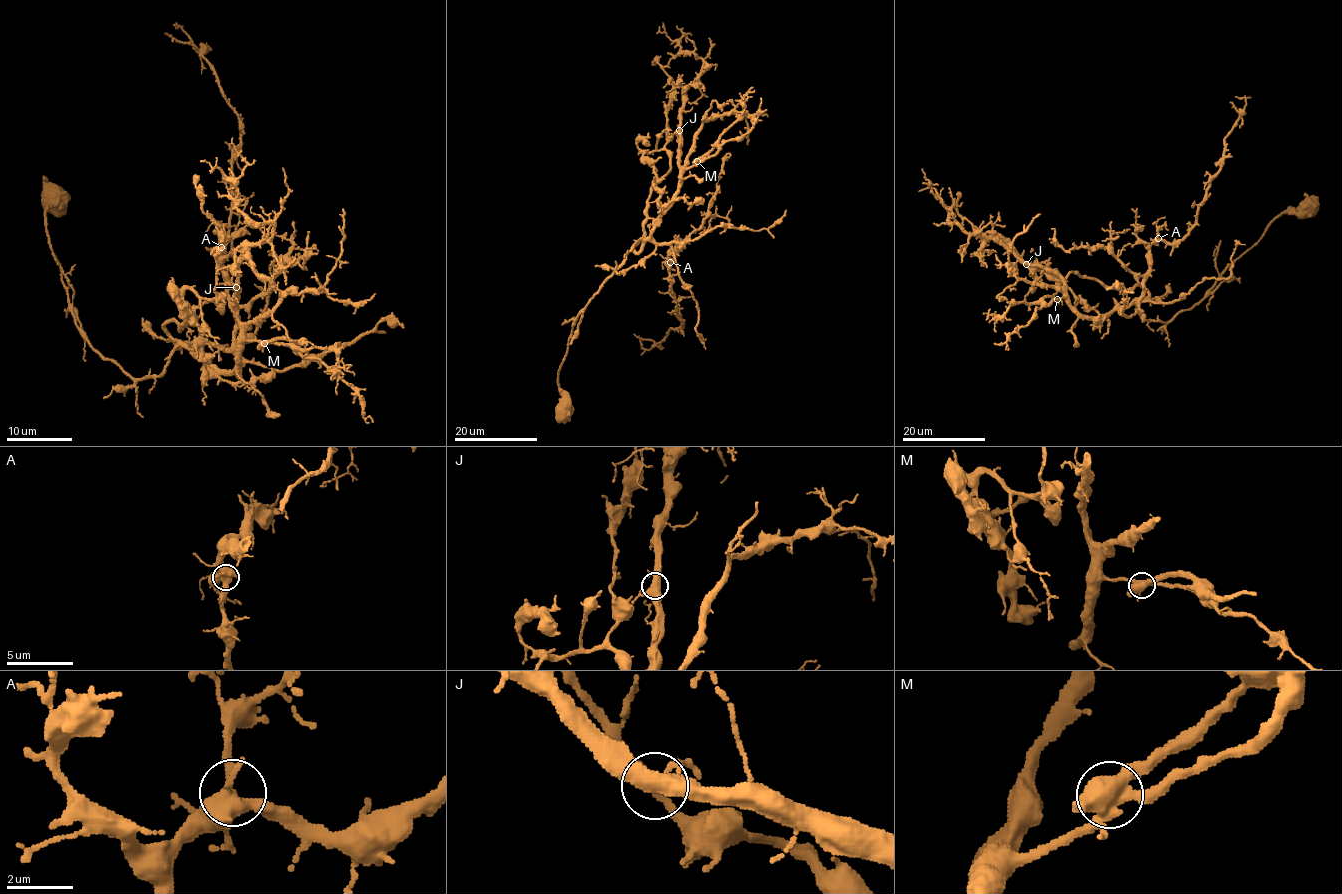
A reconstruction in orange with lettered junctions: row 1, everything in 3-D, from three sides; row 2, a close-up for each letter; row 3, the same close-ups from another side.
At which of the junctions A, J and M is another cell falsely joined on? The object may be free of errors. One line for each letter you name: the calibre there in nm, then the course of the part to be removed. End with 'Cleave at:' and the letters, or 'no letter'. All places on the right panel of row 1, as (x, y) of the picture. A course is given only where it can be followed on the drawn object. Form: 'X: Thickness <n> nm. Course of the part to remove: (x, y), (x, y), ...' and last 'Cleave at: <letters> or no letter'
M: Thickness 500 nm. Course of the part to remove: (1057, 299), (1048, 297), (1029, 303), (1015, 302), (1001, 316), (983, 314)
Cleave at: M

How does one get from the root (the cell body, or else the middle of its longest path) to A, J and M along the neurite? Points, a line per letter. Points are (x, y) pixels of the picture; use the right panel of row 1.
A: (1308, 210), (1313, 211), (1280, 213), (1198, 302), (1167, 322), (1146, 321), (1135, 303), (1158, 238)
J: (1308, 210), (1280, 213), (1198, 302), (1167, 322), (1146, 321), (1135, 301), (1083, 316), (1058, 275), (1026, 264)
M: (1308, 210), (1280, 213), (1198, 302), (1167, 322), (1146, 321), (1135, 301), (1087, 317), (1057, 299)

